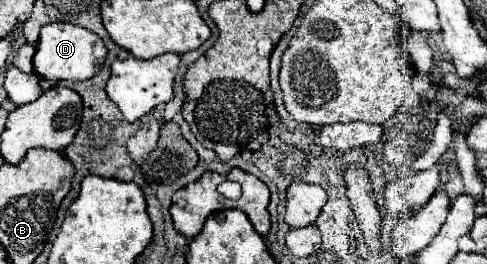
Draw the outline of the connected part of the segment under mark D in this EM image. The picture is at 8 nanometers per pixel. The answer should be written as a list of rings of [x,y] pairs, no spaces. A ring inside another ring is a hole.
[[[52,22],[40,30],[38,52],[34,54],[34,72],[48,80],[88,80],[100,72],[106,56],[108,48],[88,28],[68,22]]]

